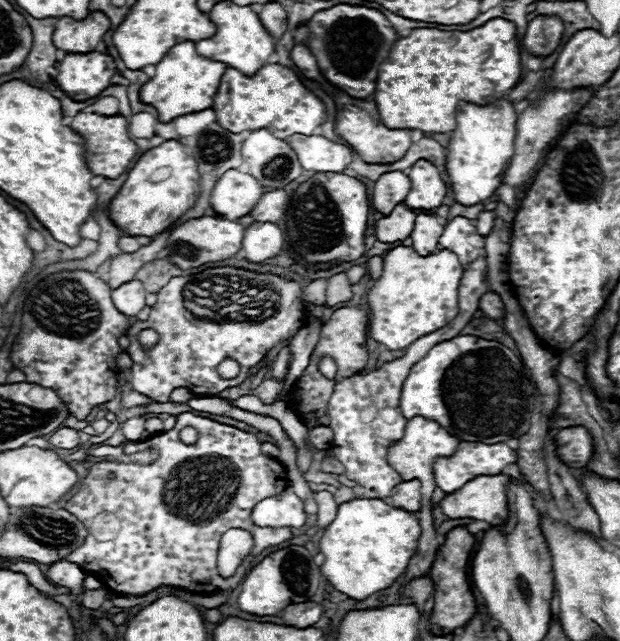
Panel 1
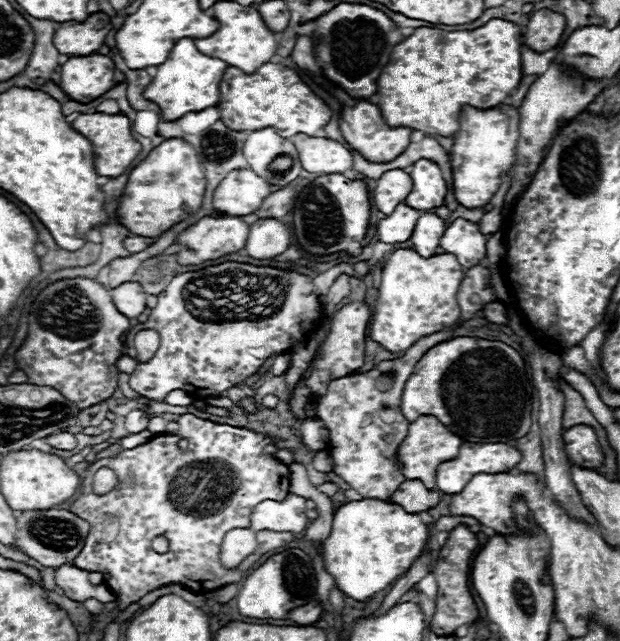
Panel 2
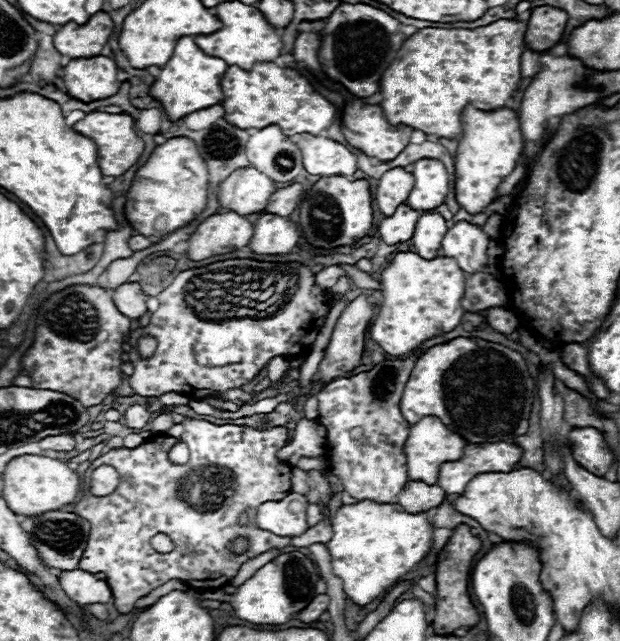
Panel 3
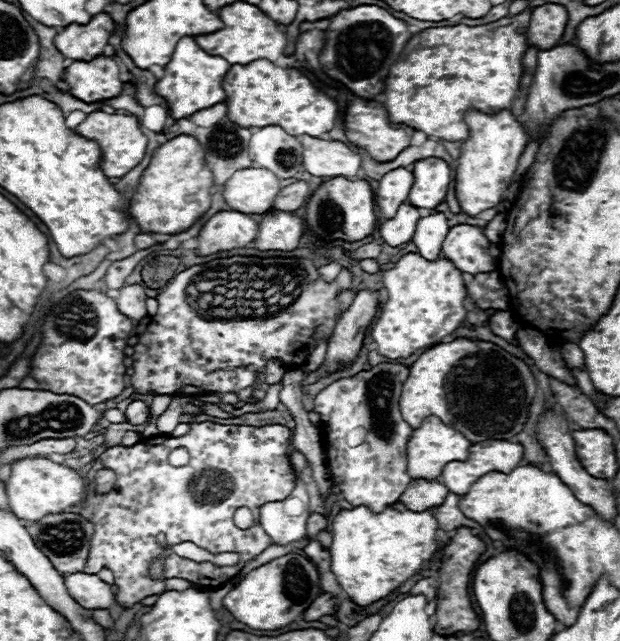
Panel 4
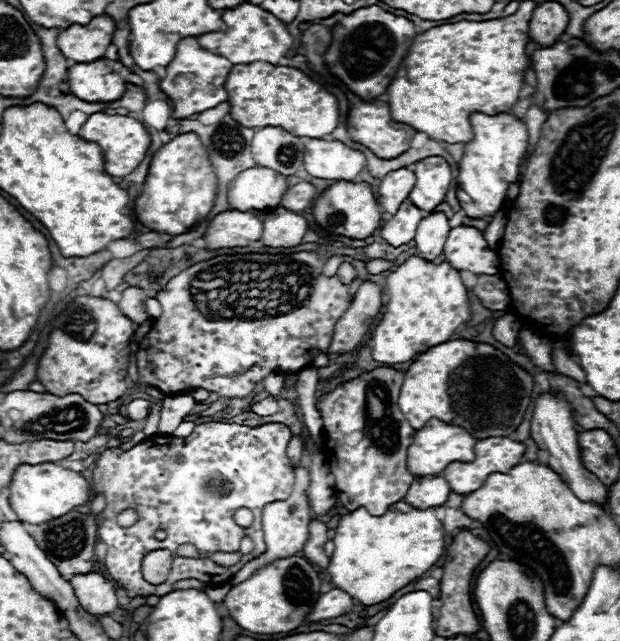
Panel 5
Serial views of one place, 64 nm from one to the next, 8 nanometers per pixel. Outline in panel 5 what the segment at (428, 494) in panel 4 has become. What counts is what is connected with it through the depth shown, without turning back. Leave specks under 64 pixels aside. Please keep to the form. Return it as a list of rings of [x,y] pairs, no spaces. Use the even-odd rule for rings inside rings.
[[[424,476],[416,478],[412,482],[412,488],[408,490],[408,496],[404,496],[404,502],[412,504],[414,508],[434,508],[442,506],[450,496],[448,482],[444,476]]]

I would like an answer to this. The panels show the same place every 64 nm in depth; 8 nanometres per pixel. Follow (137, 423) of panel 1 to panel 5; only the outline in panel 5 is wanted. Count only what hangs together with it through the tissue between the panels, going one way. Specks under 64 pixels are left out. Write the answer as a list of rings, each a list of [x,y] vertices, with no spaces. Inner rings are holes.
[[[132,400],[128,404],[128,420],[142,420],[148,416],[148,408],[150,408],[150,402],[148,400]]]

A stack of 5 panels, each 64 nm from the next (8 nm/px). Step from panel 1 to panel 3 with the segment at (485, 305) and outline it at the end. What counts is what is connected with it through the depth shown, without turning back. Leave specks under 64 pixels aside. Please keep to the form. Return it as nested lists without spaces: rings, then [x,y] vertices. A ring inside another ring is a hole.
[[[488,308],[486,320],[488,320],[488,324],[490,324],[496,332],[500,332],[500,334],[504,334],[504,336],[512,334],[512,332],[518,328],[516,316],[514,316],[510,310],[504,310],[504,308]]]

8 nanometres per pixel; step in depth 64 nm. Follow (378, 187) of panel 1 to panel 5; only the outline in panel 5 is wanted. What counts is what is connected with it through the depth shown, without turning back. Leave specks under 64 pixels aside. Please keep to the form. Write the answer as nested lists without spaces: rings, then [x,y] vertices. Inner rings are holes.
[[[406,168],[386,174],[378,186],[378,204],[382,206],[382,210],[388,214],[396,214],[396,210],[408,198],[414,184],[416,176]]]

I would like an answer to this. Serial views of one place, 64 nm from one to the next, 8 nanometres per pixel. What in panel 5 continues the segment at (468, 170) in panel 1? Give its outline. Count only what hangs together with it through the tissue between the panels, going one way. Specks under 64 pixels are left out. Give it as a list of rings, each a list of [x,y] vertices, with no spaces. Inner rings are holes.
[[[474,112],[472,132],[474,140],[466,144],[464,158],[460,160],[456,194],[466,216],[484,218],[494,216],[500,210],[510,184],[518,182],[520,164],[528,150],[528,130],[524,122],[512,114],[502,112],[500,116],[484,116],[480,112]]]

